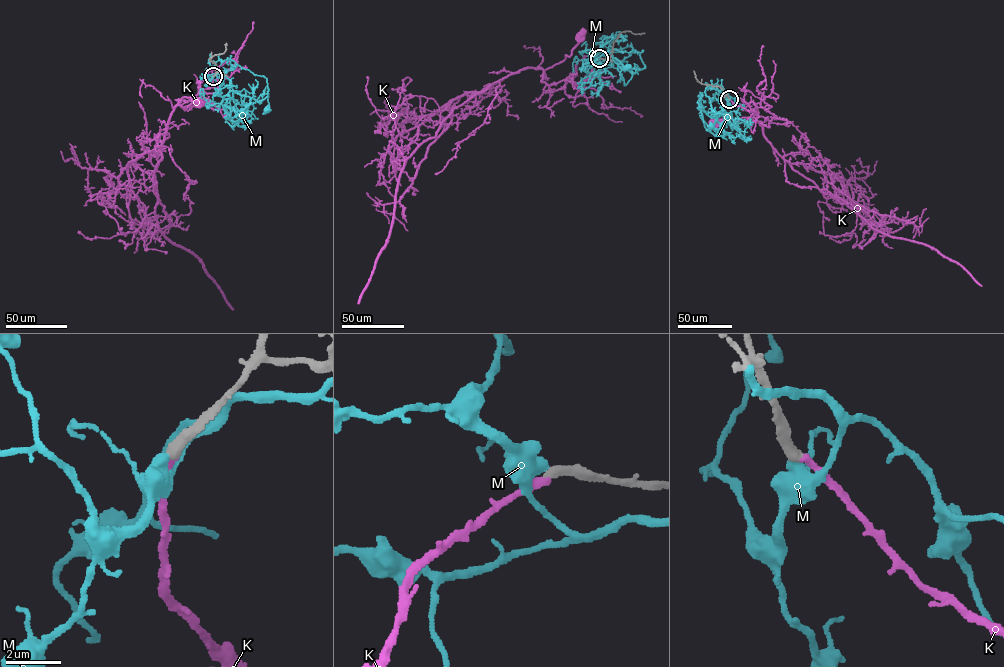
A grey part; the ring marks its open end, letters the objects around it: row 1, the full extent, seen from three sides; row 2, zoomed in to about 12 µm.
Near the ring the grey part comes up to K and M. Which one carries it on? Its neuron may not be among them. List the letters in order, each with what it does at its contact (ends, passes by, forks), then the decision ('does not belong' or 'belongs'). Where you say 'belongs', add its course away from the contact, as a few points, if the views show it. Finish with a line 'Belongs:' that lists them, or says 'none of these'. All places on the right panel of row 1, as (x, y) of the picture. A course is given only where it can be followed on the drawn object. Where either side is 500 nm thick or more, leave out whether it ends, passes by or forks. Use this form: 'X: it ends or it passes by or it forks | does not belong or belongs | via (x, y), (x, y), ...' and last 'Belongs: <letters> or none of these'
K: it ends | belongs | via (729, 98), (768, 119), (769, 126), (753, 117), (743, 117), (737, 121), (726, 117), (715, 124)
M: does not belong
Belongs: K

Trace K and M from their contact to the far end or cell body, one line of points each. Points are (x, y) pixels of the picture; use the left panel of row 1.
K: (213, 76), (218, 92), (203, 93), (185, 109), (178, 104), (183, 97), (196, 102), (195, 96), (197, 103)
M: (213, 76), (232, 70), (235, 62), (263, 76), (269, 104), (264, 113), (267, 109)

